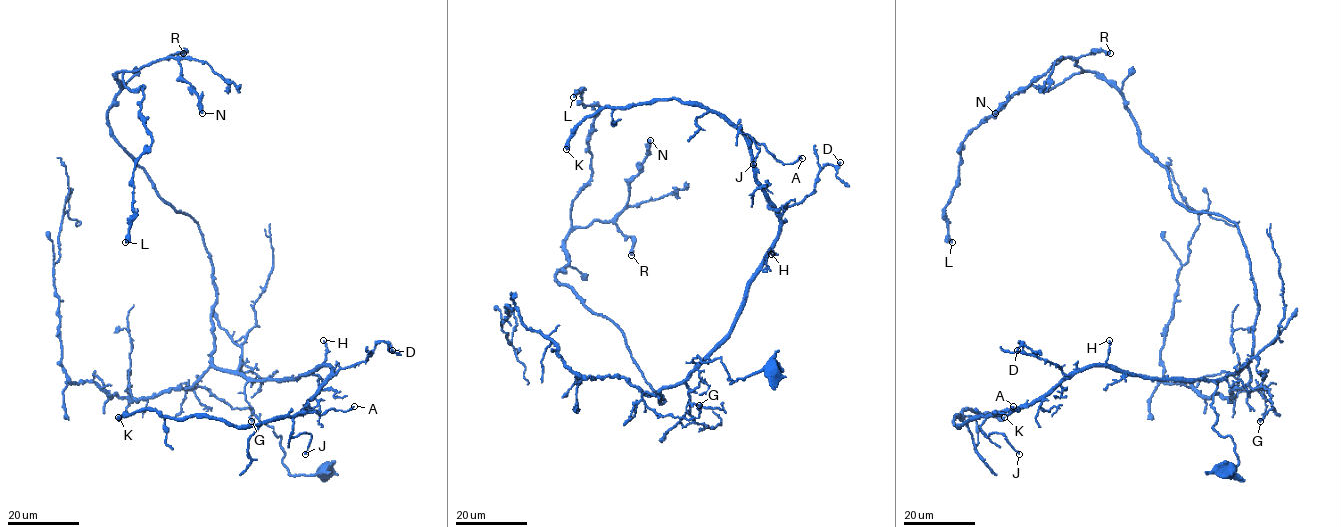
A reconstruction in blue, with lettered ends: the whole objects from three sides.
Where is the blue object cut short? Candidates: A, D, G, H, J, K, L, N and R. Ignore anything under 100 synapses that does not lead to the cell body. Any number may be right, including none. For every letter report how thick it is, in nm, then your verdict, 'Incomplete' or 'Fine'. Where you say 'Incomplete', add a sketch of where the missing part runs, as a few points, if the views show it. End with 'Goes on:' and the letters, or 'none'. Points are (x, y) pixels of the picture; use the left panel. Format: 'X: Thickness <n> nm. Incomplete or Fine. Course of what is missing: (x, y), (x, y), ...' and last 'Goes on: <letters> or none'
A: Thickness 170 nm. Fine
D: Thickness 130 nm. Fine
G: Thickness 240 nm. Fine
H: Thickness 130 nm. Fine
J: Thickness 180 nm. Fine
K: Thickness 550 nm. Fine
L: Thickness 280 nm. Fine
N: Thickness 360 nm. Fine
R: Thickness 440 nm. Fine
Goes on: none

